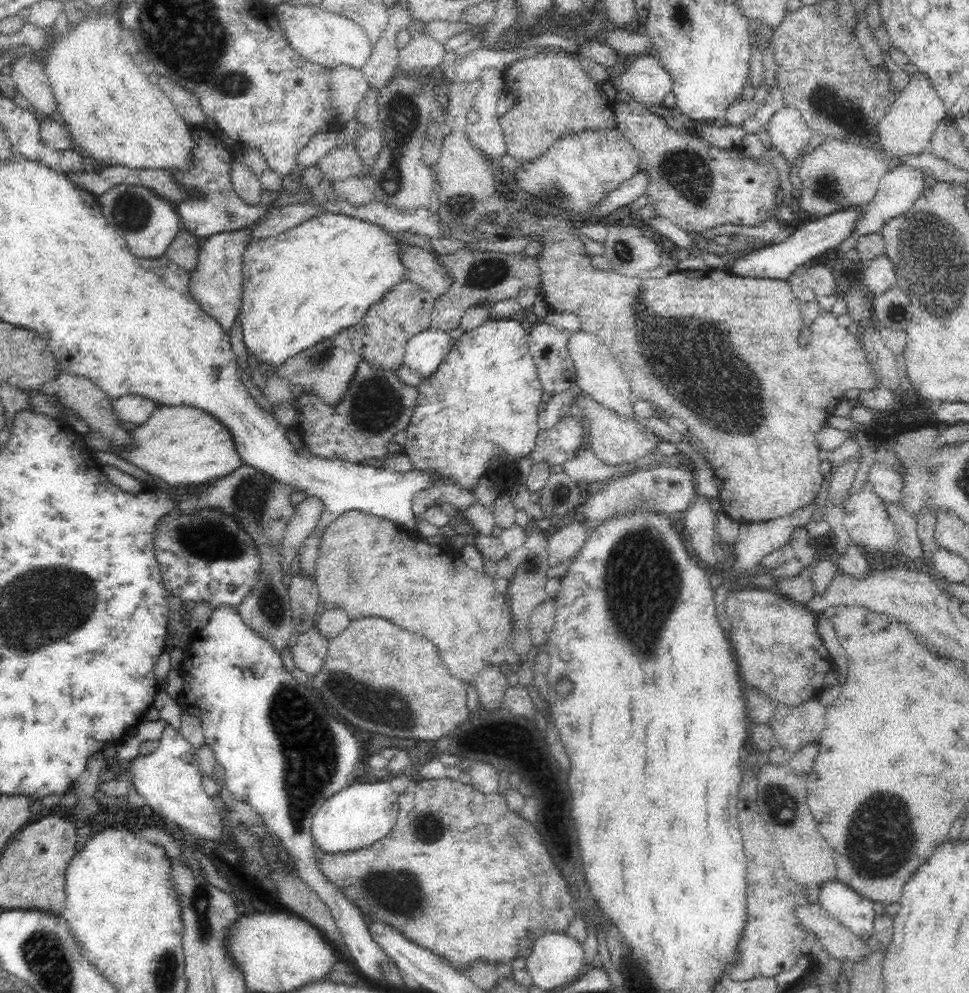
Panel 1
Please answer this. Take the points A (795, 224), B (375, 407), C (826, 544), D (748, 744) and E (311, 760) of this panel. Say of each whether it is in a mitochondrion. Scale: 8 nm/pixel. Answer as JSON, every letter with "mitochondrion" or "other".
{"A":"other","B":"mitochondrion","C":"other","D":"other","E":"mitochondrion"}

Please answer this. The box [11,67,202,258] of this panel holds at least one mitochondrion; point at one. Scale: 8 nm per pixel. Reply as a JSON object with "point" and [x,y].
{"point":[131,212]}

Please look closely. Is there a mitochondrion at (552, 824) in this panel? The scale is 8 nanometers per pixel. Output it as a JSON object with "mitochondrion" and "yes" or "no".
{"mitochondrion":"no"}

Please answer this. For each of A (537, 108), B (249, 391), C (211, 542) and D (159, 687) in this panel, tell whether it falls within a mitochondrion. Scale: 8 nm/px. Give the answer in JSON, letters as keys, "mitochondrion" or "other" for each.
{"A":"other","B":"other","C":"mitochondrion","D":"other"}

